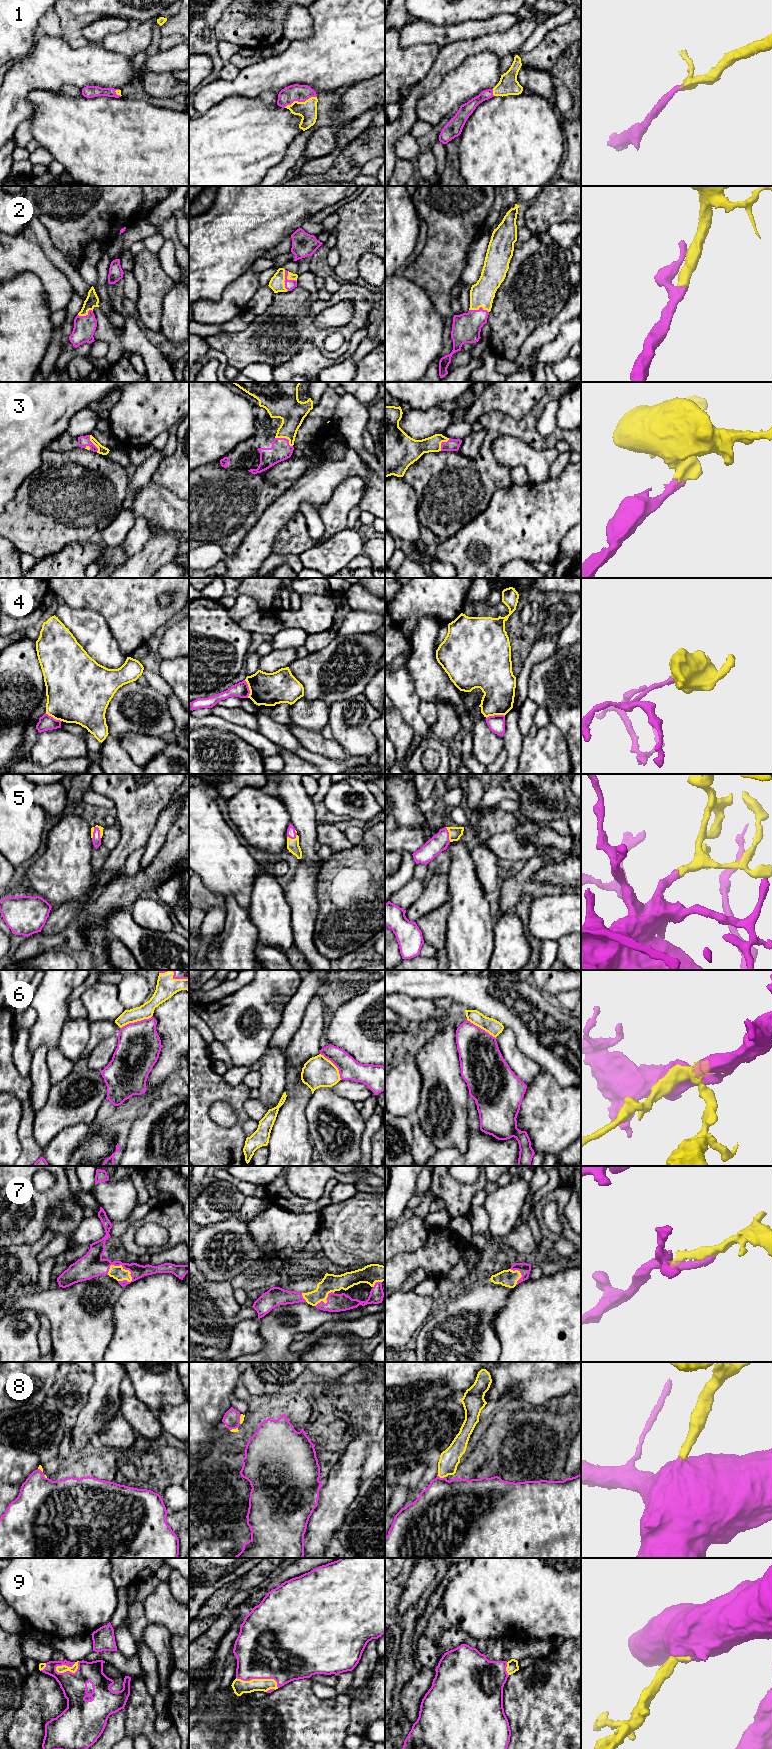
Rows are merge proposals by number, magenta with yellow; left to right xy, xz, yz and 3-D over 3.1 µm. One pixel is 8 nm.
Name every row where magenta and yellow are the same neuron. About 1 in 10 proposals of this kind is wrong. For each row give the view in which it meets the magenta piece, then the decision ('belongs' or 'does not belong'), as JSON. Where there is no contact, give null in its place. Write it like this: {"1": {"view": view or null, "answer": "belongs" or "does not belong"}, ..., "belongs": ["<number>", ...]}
{"1": {"view": "xz", "answer": "belongs"}, "2": {"view": "xz", "answer": "belongs"}, "3": {"view": "xz", "answer": "belongs"}, "4": {"view": "yz", "answer": "does not belong"}, "5": {"view": "xz", "answer": "belongs"}, "6": {"view": "xy", "answer": "belongs"}, "7": {"view": "xy", "answer": "belongs"}, "8": {"view": "yz", "answer": "belongs"}, "9": {"view": "xy", "answer": "belongs"}, "belongs": ["1", "2", "3", "5", "6", "7", "8", "9"]}

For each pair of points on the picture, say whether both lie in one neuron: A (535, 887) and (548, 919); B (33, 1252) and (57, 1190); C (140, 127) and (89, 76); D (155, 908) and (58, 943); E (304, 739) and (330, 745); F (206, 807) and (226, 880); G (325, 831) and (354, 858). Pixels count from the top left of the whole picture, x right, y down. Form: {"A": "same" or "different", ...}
{"A": "different", "B": "different", "C": "different", "D": "different", "E": "same", "F": "same", "G": "different"}

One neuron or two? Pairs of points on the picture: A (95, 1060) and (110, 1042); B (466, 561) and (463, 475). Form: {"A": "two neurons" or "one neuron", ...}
{"A": "one neuron", "B": "two neurons"}

